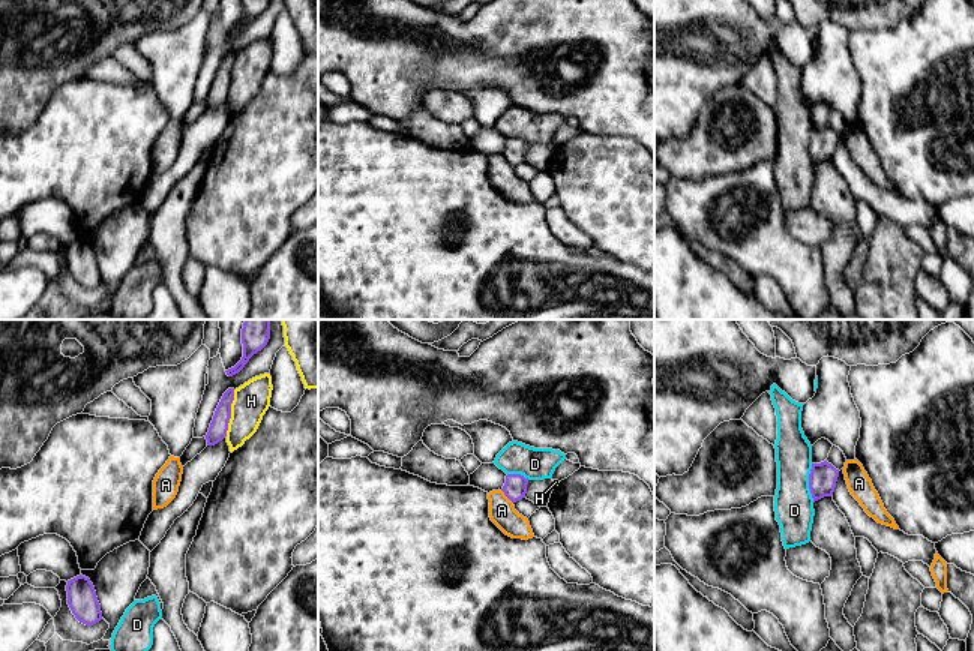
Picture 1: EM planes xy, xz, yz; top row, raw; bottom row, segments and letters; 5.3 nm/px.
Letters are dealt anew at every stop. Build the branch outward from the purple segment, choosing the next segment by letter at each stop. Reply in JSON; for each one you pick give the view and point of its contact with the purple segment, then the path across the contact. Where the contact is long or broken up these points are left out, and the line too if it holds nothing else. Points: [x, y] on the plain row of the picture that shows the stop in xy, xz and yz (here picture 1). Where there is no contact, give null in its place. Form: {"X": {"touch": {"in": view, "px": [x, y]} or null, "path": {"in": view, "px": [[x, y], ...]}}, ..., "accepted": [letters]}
{"accepted": []}

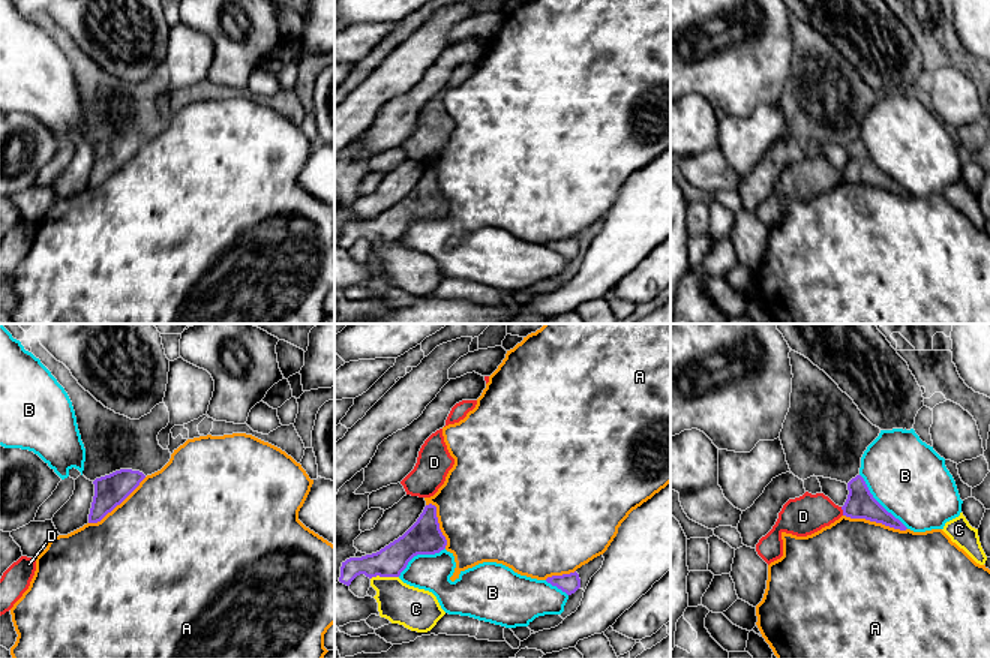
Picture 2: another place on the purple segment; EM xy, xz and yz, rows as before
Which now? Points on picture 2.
{"accepted": []}

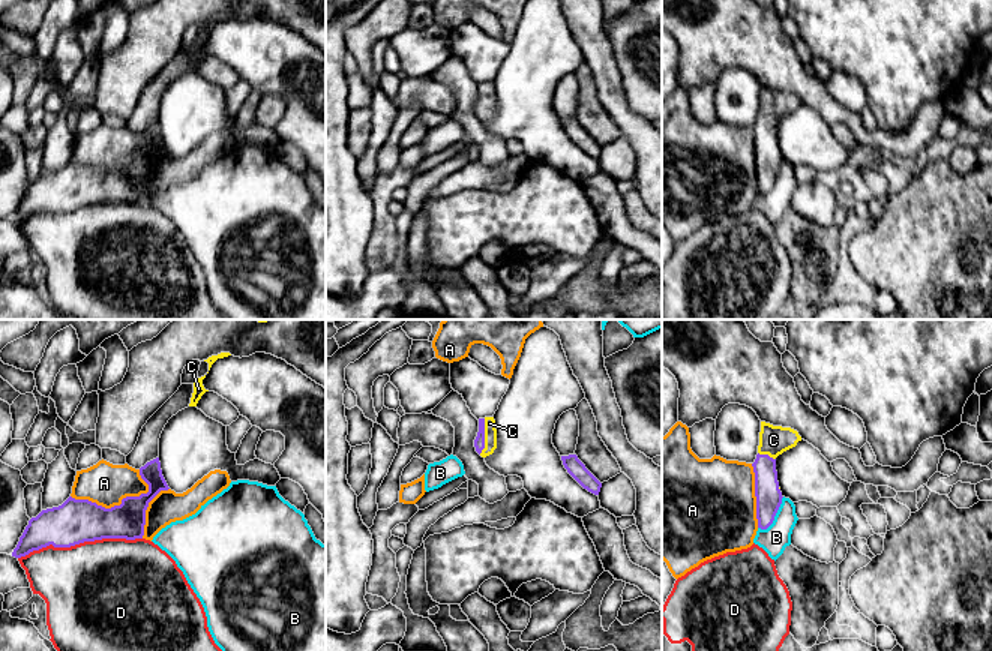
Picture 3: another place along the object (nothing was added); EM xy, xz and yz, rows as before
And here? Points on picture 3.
{"C": {"touch": {"in": "xz", "px": [483, 101]}, "path": {"in": "xz", "px": [[479, 107], [483, 101], [489, 87]]}}, "accepted": ["C"]}

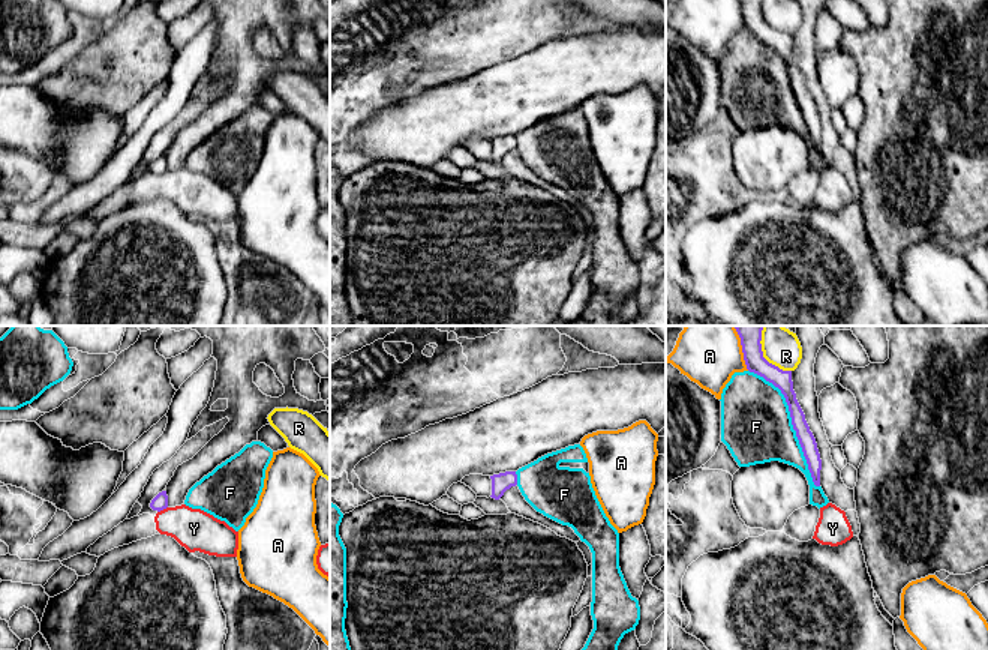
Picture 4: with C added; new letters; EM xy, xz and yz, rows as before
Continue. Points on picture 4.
{"accepted": []}

